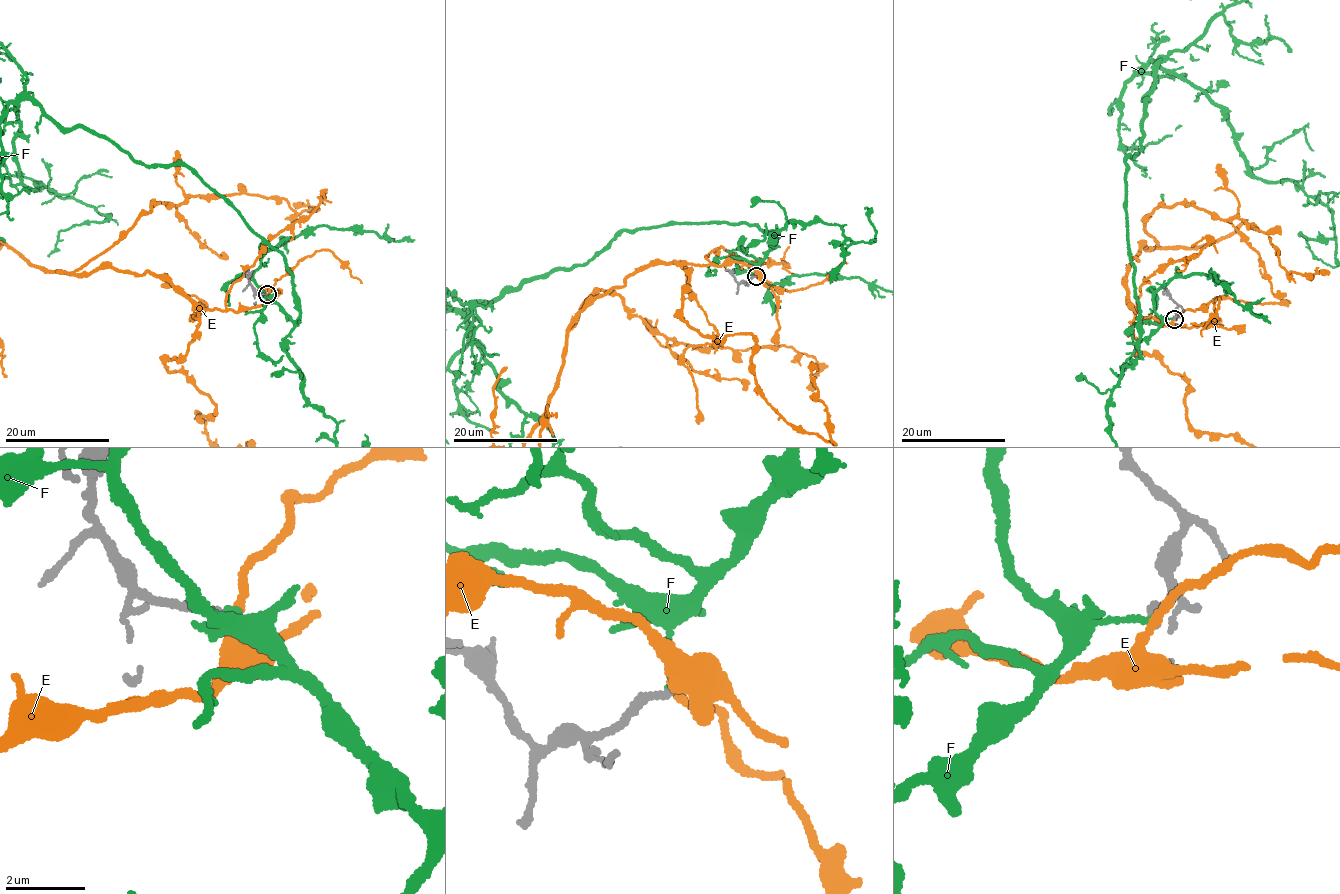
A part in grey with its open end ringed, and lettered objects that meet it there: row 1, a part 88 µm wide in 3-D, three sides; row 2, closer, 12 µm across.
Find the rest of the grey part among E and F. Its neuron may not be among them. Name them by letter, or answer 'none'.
none

